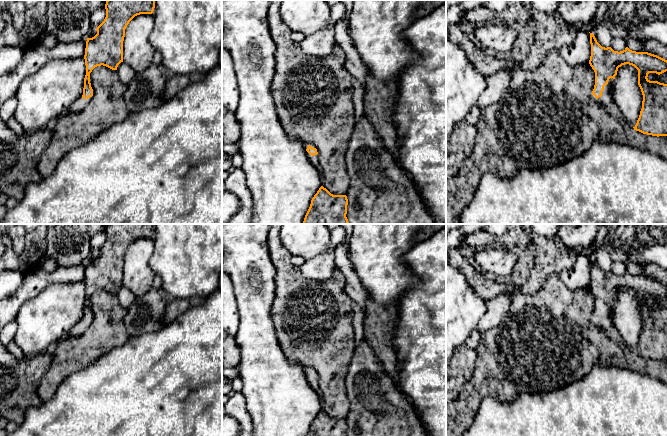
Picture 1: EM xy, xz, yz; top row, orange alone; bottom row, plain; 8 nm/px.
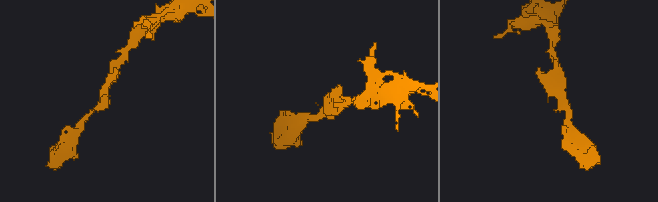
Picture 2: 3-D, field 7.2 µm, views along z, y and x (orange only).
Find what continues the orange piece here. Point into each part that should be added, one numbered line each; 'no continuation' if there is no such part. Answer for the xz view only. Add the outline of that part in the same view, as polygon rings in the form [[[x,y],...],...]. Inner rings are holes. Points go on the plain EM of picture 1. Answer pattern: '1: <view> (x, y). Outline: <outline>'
1: xz (314, 384). Outline: [[[305,367],[304,372],[305,372],[305,376],[306,376],[307,382],[308,382],[308,384],[310,385],[310,387],[311,387],[314,391],[318,391],[318,389],[319,389],[319,381],[318,381],[318,378],[312,380],[312,379],[310,379],[310,378],[306,375],[306,373],[307,373],[307,371],[308,371],[309,369],[310,369],[311,371],[315,372],[312,368],[310,368],[310,367]]]

